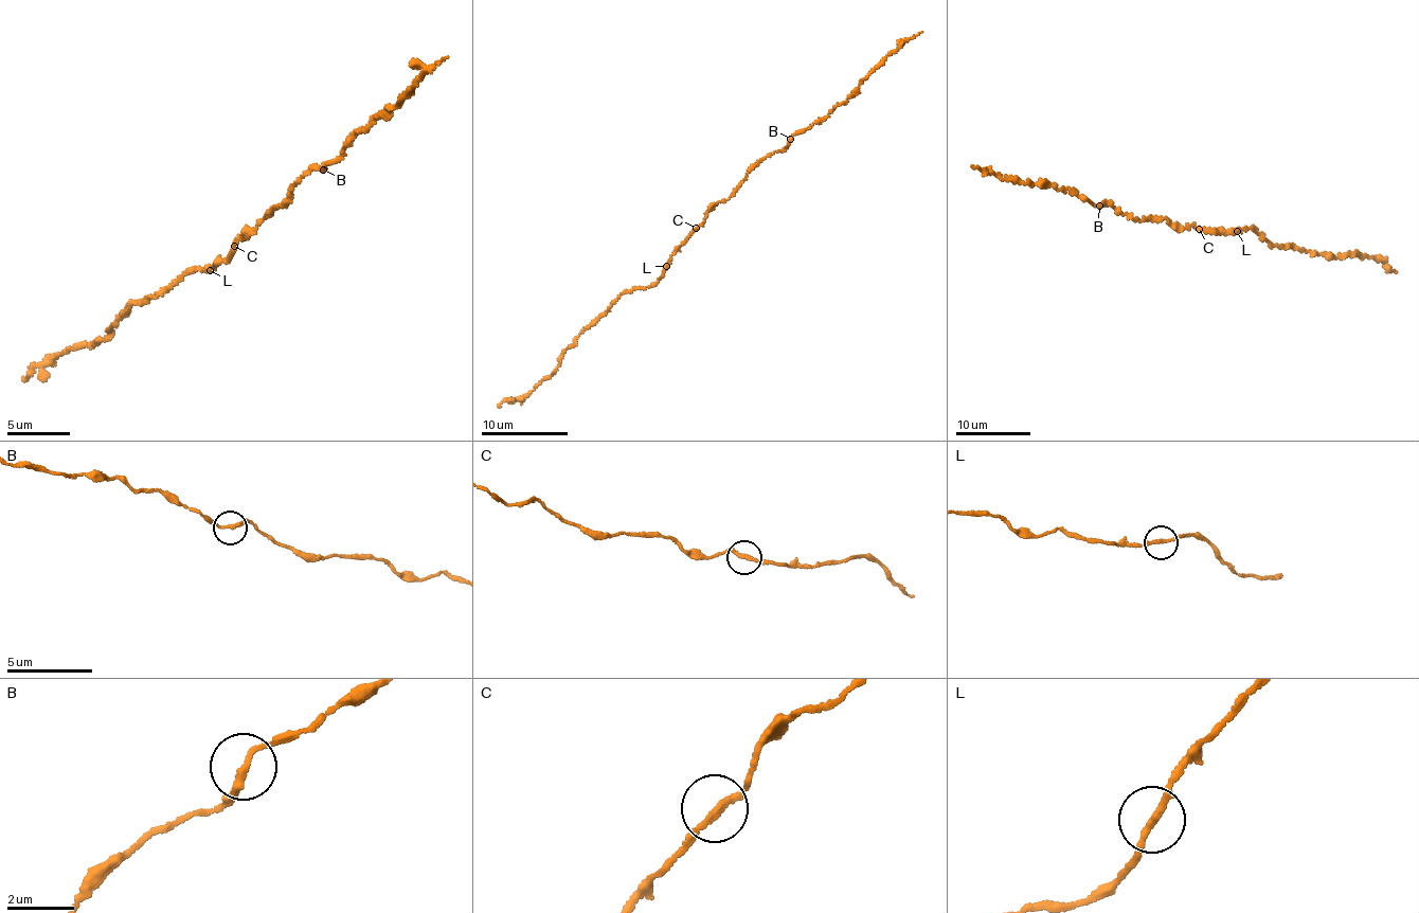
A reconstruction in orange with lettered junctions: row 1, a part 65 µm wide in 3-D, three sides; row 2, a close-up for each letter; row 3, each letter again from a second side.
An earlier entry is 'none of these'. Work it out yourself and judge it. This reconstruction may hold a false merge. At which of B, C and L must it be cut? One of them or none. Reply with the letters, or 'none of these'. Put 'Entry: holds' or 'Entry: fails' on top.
Entry: holds
none of these

